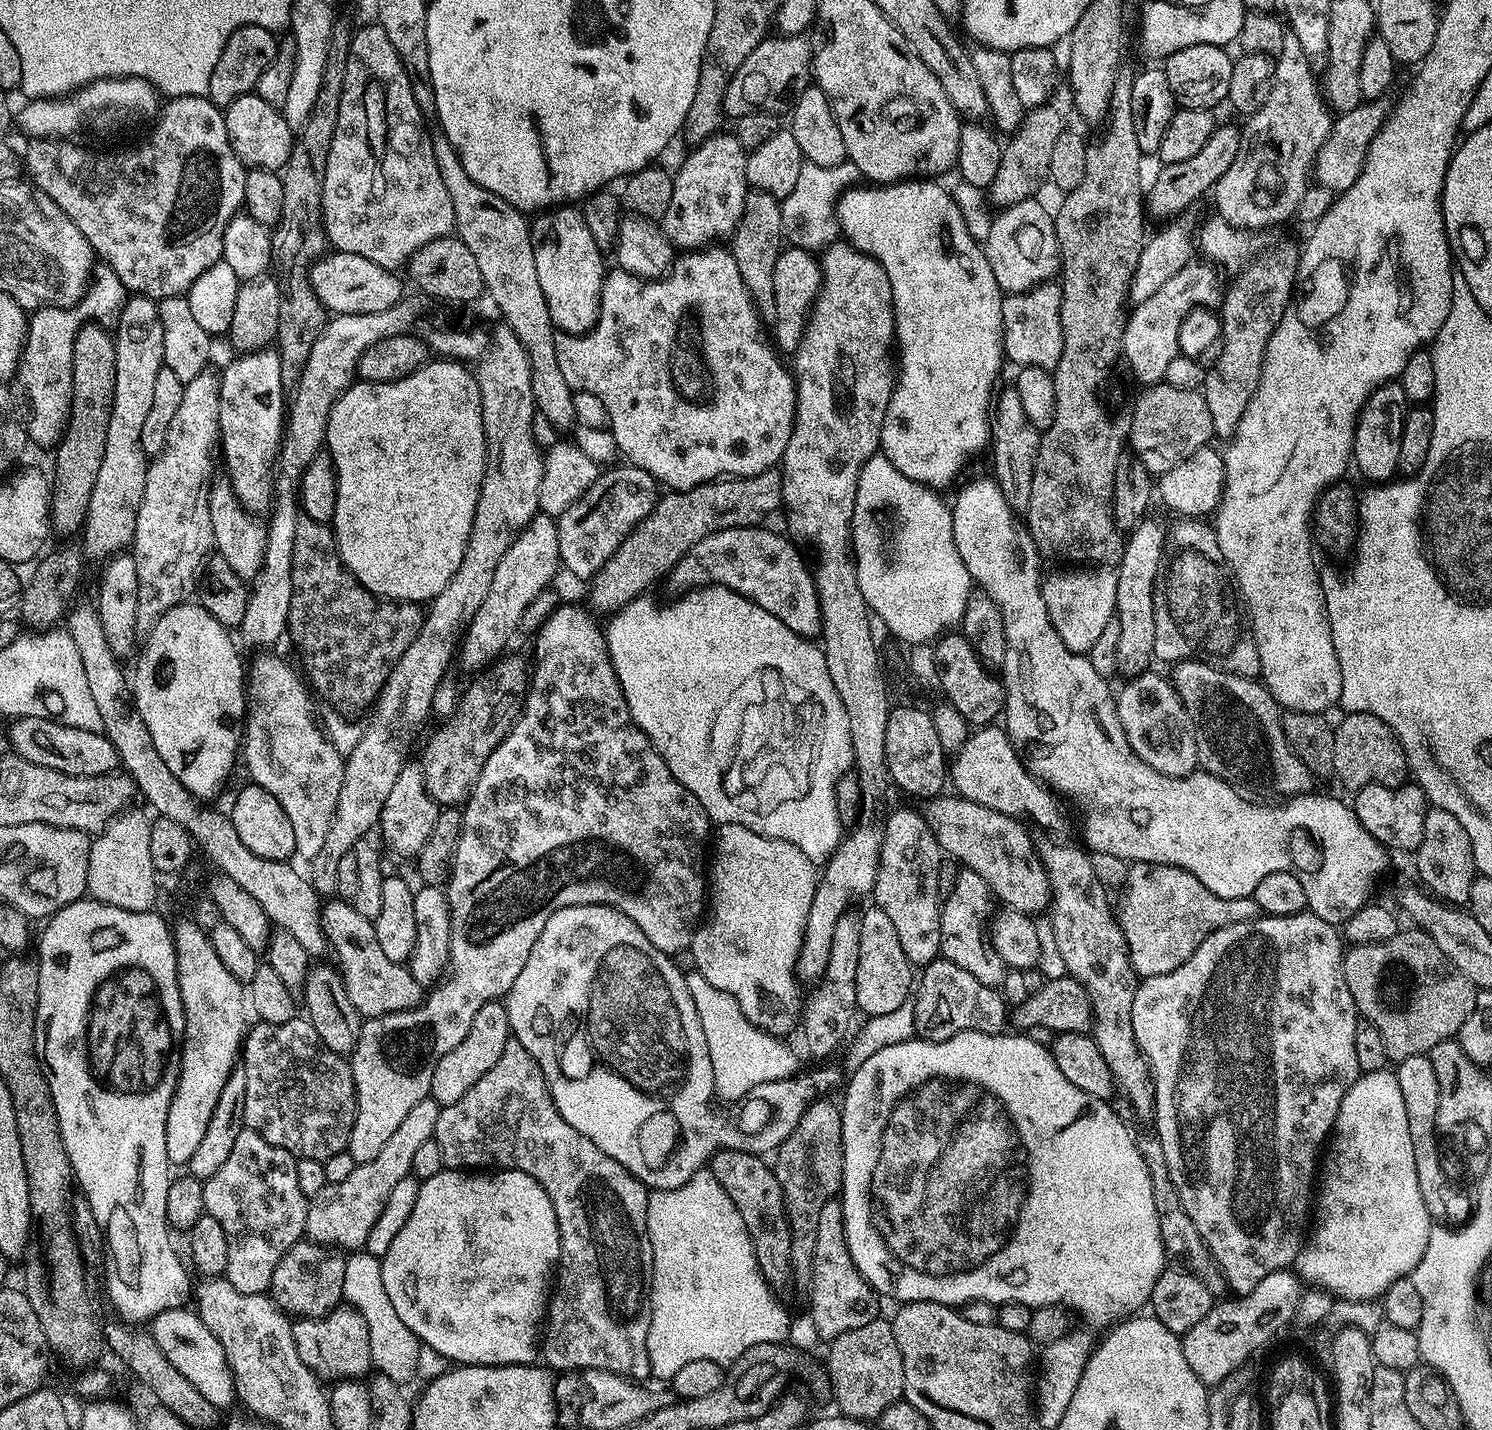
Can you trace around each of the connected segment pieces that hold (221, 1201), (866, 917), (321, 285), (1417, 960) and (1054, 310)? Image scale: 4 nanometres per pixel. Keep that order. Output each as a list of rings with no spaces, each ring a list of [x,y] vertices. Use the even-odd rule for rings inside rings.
[[[245,1126],[238,1134],[236,1141],[234,1141],[234,1147],[230,1149],[230,1154],[226,1157],[226,1163],[224,1163],[210,1179],[203,1181],[205,1213],[210,1218],[215,1218],[222,1226],[222,1231],[226,1234],[226,1270],[224,1271],[223,1279],[228,1280],[230,1286],[234,1286],[234,1290],[238,1290],[241,1294],[265,1295],[272,1287],[274,1266],[278,1266],[278,1262],[282,1262],[286,1250],[290,1250],[290,1246],[299,1244],[302,1237],[305,1235],[304,1227],[306,1226],[309,1197],[304,1196],[302,1194],[302,1189],[298,1187],[296,1161],[297,1157],[289,1154],[286,1149],[279,1148],[270,1142],[266,1142],[266,1138],[262,1138],[262,1134],[258,1134],[253,1128]]]
[[[869,906],[864,913],[859,913],[860,933],[858,934],[858,978],[856,979],[856,1007],[865,1017],[877,1016],[893,1012],[902,1002],[910,999],[910,993],[914,988],[914,965],[906,958],[902,950],[902,941],[894,930],[890,918],[882,914],[882,910],[875,906]]]
[[[333,251],[312,265],[310,275],[312,289],[325,309],[338,316],[378,314],[378,310],[390,310],[401,303],[400,295],[404,292],[396,277],[399,275],[393,269],[378,266],[378,262],[370,262],[370,258],[362,258],[362,254]]]
[[[1402,930],[1386,942],[1357,944],[1344,953],[1346,986],[1350,986],[1357,1013],[1378,1026],[1392,1062],[1423,1056],[1438,1042],[1453,1039],[1476,1008],[1476,985],[1438,950],[1434,938],[1411,931]]]
[[[1059,283],[1040,284],[1028,292],[1010,292],[1002,302],[1004,354],[1016,366],[1053,369],[1062,358],[1062,287]]]

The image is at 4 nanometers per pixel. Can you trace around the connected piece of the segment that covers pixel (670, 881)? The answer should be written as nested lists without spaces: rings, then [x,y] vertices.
[[[564,602],[554,610],[554,614],[550,614],[548,621],[540,628],[535,637],[536,668],[534,664],[530,672],[528,694],[524,697],[520,709],[520,717],[517,718],[515,726],[508,731],[508,737],[493,750],[490,758],[486,758],[482,774],[463,805],[464,825],[458,840],[456,857],[452,860],[452,874],[448,877],[446,885],[448,909],[452,915],[450,930],[452,977],[441,988],[429,991],[419,1007],[405,1012],[391,1012],[385,1016],[373,1016],[361,1023],[356,1049],[350,1054],[352,1077],[356,1083],[356,1117],[354,1130],[350,1130],[347,1152],[352,1155],[356,1164],[369,1164],[374,1158],[378,1158],[378,1154],[382,1154],[382,1150],[386,1147],[386,1142],[390,1142],[390,1137],[398,1130],[398,1125],[406,1119],[406,1114],[410,1114],[411,1108],[418,1106],[418,1102],[429,1099],[434,1066],[438,1066],[442,1057],[450,1050],[454,1050],[454,1046],[458,1046],[462,1038],[466,1038],[466,1030],[470,1030],[474,1014],[478,1014],[478,1010],[482,1010],[486,1002],[507,997],[509,990],[514,986],[514,978],[522,974],[522,966],[526,966],[526,958],[530,958],[530,950],[534,942],[538,942],[538,934],[542,934],[542,926],[546,926],[550,914],[579,904],[605,904],[629,916],[642,930],[642,934],[646,934],[646,938],[650,938],[650,942],[658,946],[658,950],[671,954],[692,947],[692,935],[701,923],[702,913],[706,908],[704,839],[707,836],[709,839],[710,821],[698,798],[694,798],[694,794],[690,794],[690,790],[686,790],[686,786],[682,786],[682,782],[678,782],[678,778],[670,774],[670,766],[666,766],[666,762],[660,757],[650,738],[634,722],[626,698],[622,694],[618,674],[608,653],[605,629],[599,628],[595,620],[597,617],[592,616]]]

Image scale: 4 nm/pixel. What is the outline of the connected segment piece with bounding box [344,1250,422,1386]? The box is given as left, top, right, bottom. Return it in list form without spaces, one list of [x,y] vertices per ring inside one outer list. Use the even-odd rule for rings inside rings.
[[[356,1250],[346,1259],[346,1278],[344,1279],[344,1300],[366,1318],[366,1326],[370,1330],[370,1354],[375,1371],[388,1376],[401,1386],[416,1376],[416,1367],[420,1364],[422,1345],[418,1337],[398,1318],[394,1305],[390,1303],[390,1294],[386,1294],[386,1286],[382,1286],[381,1257],[372,1256],[366,1250]]]

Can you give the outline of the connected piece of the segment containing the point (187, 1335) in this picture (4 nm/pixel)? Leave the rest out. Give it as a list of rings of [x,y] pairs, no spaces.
[[[187,1307],[171,1308],[155,1316],[150,1321],[152,1337],[154,1342],[158,1342],[162,1354],[166,1354],[166,1358],[170,1358],[170,1363],[205,1396],[206,1402],[210,1402],[218,1409],[227,1410],[231,1404],[235,1405],[237,1403],[237,1399],[236,1383],[232,1377],[232,1367],[228,1365],[226,1350],[222,1348],[222,1342],[218,1342],[218,1338],[200,1321],[199,1315],[195,1311],[188,1311]]]

